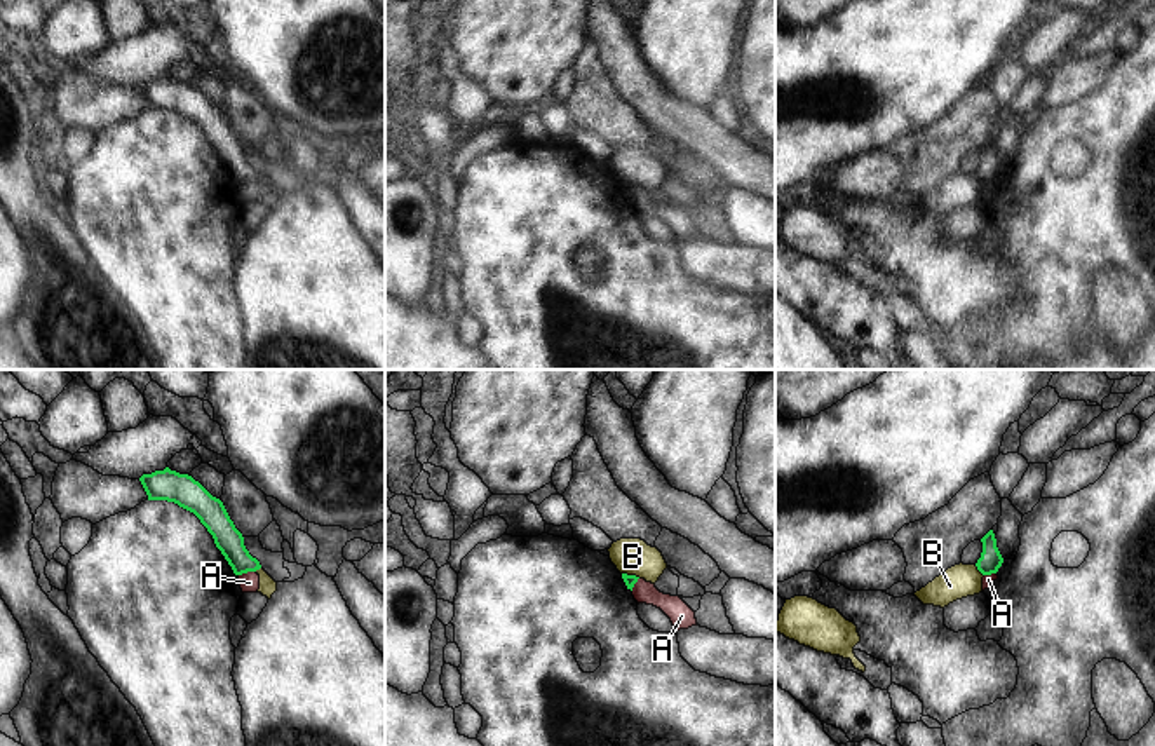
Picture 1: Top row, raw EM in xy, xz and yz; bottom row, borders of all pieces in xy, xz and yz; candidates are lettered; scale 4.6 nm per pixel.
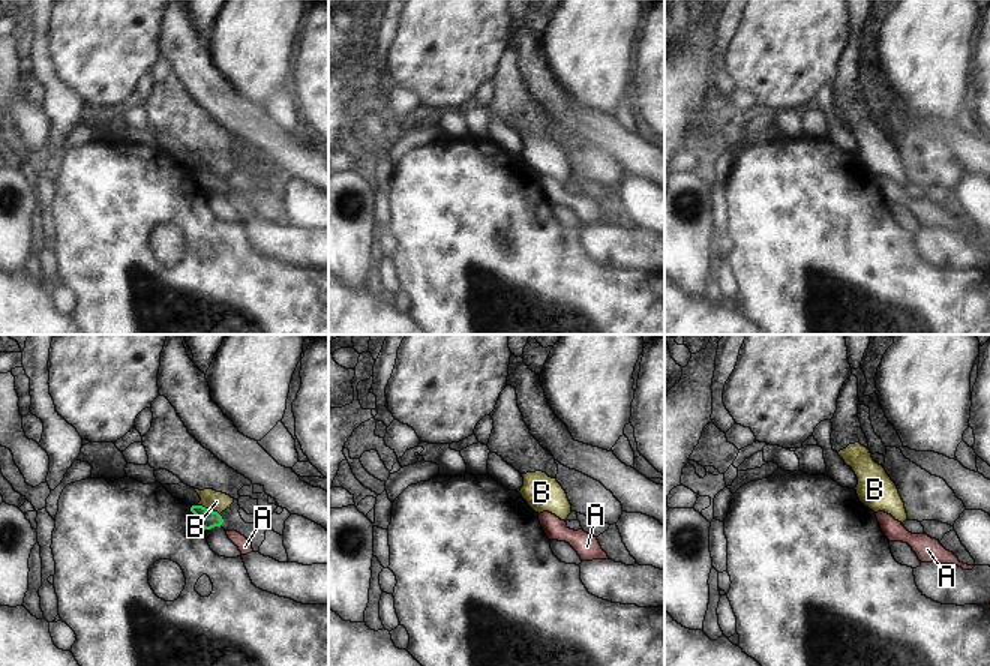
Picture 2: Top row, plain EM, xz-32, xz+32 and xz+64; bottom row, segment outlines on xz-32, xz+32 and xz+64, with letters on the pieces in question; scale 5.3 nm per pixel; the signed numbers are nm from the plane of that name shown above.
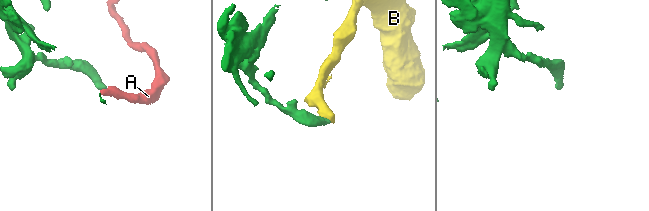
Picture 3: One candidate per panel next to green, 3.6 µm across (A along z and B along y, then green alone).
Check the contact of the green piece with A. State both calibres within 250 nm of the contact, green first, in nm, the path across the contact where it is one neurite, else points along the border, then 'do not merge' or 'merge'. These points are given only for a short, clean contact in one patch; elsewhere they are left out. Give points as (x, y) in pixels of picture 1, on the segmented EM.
120 nm thick on the green side, 100 nm on the other; border along xy (255, 570), (239, 576); do not merge

